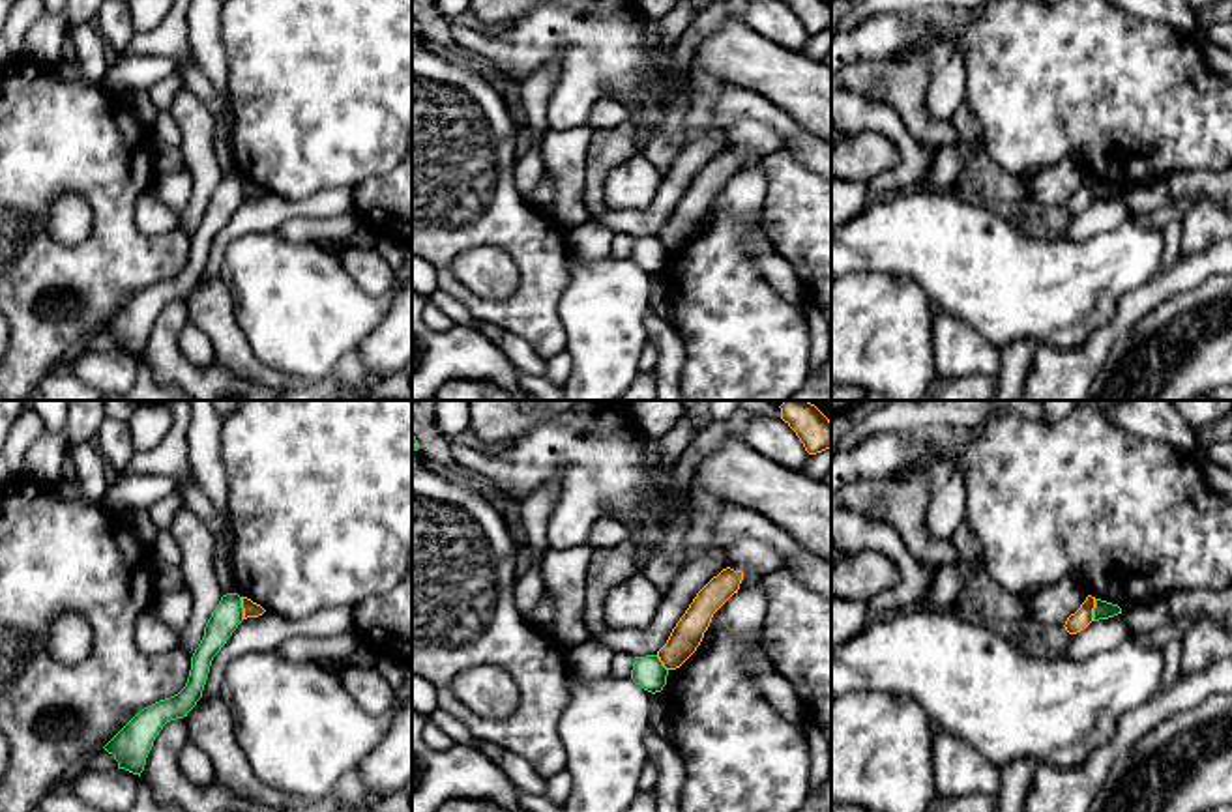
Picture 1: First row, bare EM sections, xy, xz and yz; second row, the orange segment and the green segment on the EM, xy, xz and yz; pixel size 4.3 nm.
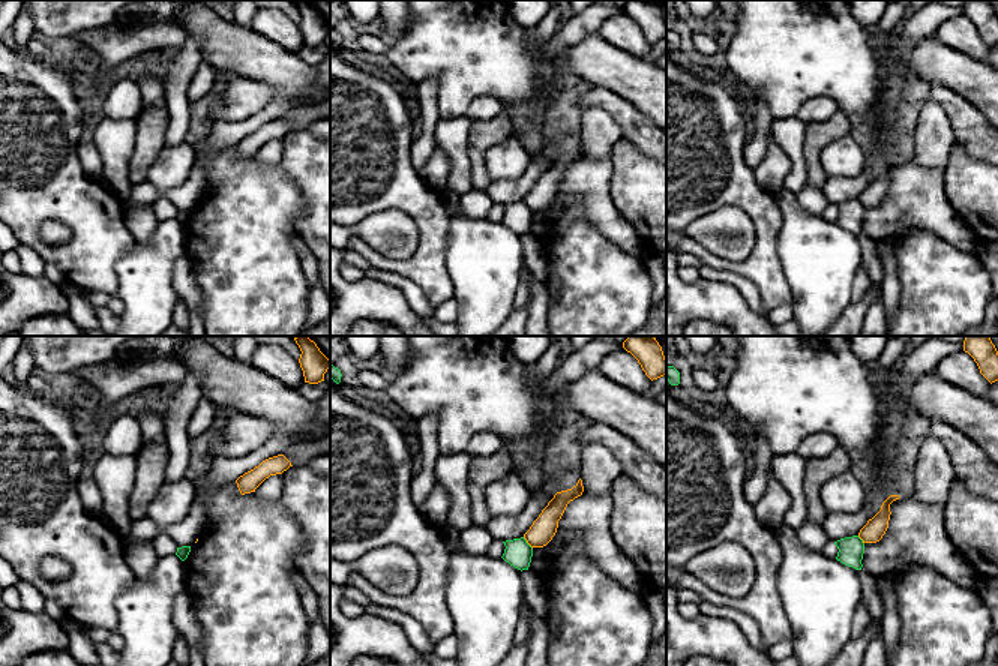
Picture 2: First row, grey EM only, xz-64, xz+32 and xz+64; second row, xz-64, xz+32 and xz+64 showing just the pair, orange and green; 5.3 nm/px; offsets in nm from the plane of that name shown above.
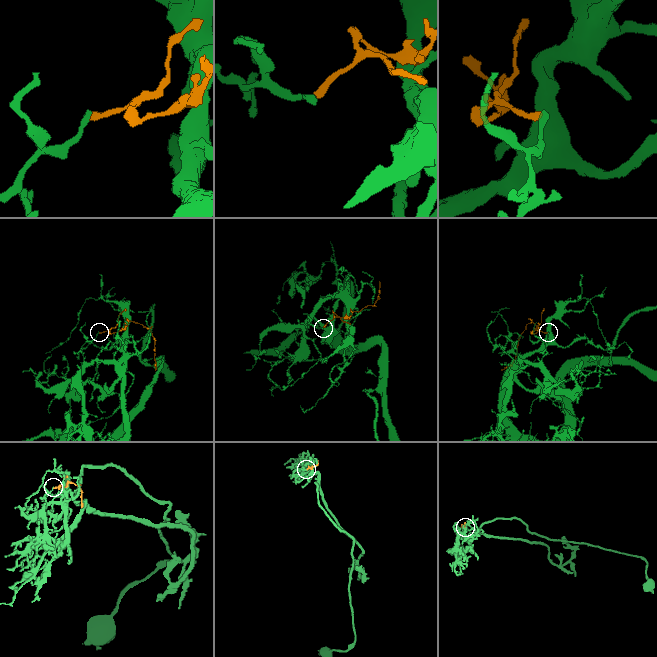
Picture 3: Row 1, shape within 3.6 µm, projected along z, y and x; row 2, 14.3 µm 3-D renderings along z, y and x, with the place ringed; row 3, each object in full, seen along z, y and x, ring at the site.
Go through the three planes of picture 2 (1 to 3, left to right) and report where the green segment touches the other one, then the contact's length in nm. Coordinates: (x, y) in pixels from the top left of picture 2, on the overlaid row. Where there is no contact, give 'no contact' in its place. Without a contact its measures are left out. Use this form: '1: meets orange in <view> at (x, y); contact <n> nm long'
1: no contact
2: meets orange in xz+32 at (527, 542); contact 80 nm long
3: meets orange in xz+64 at (862, 539); contact 60 nm long

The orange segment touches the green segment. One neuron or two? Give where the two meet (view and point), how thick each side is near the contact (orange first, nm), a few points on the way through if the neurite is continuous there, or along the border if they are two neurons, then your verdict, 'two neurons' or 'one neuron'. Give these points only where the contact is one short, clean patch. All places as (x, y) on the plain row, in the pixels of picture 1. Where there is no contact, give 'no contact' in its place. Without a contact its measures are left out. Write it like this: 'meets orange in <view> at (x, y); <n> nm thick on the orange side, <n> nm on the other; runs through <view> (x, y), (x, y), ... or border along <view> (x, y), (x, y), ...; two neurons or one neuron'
meets orange in xy at (242, 188); 70 nm thick on the orange side, 120 nm on the other; border along xy (240, 178), (244, 199); two neurons

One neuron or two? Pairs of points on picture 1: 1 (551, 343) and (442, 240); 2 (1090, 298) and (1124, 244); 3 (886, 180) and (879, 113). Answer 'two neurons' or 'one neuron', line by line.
1: one neuron
2: one neuron
3: one neuron

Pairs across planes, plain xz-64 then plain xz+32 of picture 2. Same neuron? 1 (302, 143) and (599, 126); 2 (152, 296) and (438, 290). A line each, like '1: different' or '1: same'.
1: different
2: different

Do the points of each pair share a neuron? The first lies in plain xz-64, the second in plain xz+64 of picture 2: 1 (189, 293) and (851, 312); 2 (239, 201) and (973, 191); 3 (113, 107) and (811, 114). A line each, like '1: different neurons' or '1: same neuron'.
1: different neurons
2: different neurons
3: different neurons

